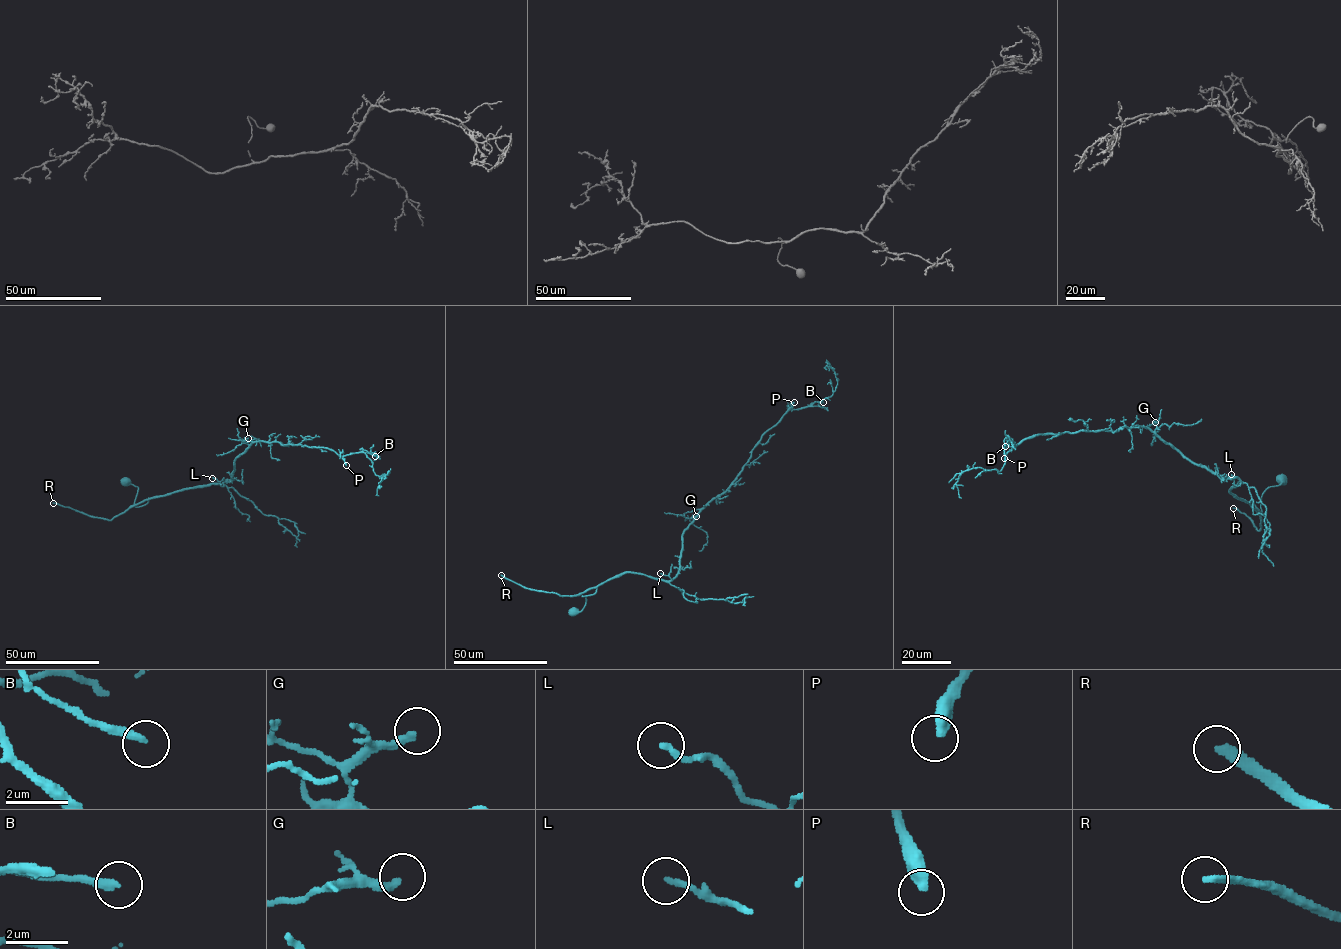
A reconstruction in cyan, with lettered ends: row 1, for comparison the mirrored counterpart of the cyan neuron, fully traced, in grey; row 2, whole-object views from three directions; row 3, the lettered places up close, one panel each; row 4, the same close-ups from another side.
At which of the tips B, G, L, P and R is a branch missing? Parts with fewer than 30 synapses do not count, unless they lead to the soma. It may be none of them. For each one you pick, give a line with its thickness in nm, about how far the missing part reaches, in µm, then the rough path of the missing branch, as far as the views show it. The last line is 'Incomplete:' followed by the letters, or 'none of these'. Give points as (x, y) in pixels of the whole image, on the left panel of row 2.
P: calibre 400 nm; missing 35 µm; course (346, 465), (353, 477), (351, 490), (368, 494), (377, 491)
R: calibre 240 nm; missing 130 µm
Incomplete: P, R

